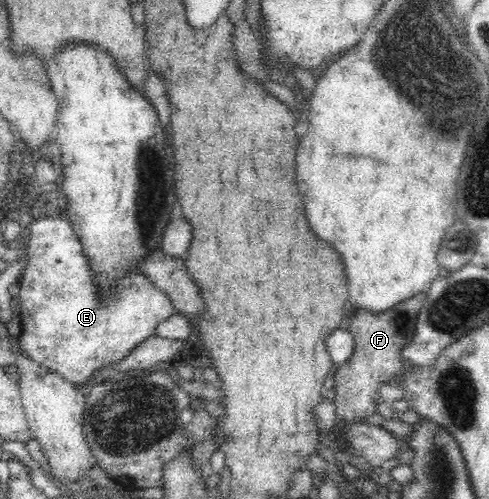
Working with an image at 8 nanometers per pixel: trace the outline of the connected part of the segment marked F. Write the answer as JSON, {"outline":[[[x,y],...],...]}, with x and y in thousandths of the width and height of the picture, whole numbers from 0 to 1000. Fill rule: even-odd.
{"outline":[[[871,583],[863,589],[849,591],[828,605],[812,607],[793,623],[779,629],[761,629],[748,621],[726,621],[716,641],[714,665],[724,673],[726,693],[720,715],[703,731],[685,733],[681,752],[685,754],[685,850],[681,852],[683,878],[703,888],[710,896],[712,910],[722,908],[714,884],[701,872],[701,860],[720,848],[748,848],[759,834],[773,830],[769,814],[773,812],[777,774],[793,770],[810,770],[816,756],[824,754],[834,743],[834,733],[843,733],[830,723],[820,709],[826,693],[832,693],[845,677],[855,643],[857,623],[863,619]]]}

